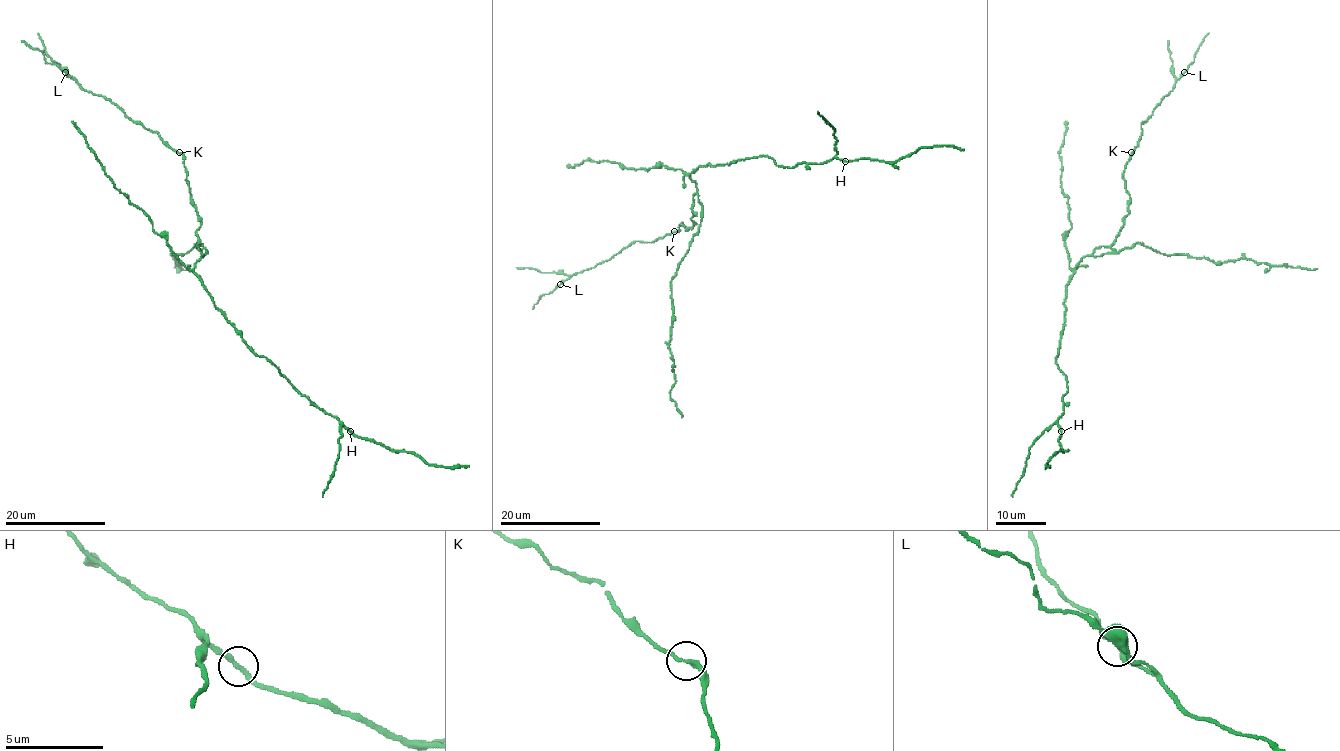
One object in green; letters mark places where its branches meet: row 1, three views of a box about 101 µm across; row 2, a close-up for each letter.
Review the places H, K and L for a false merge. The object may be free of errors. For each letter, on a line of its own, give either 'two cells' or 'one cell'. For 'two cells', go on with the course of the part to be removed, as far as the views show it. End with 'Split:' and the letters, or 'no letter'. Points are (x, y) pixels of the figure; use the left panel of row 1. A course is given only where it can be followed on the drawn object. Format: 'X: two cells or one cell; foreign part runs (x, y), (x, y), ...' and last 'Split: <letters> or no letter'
H: two cells; foreign part runs (350, 431), (391, 449), (421, 456), (428, 464), (469, 465)
K: one cell
L: one cell
Split: H

